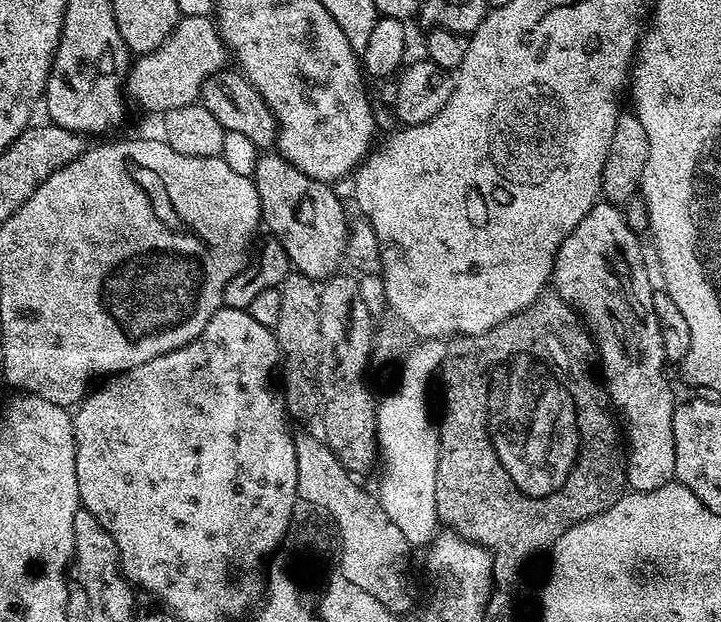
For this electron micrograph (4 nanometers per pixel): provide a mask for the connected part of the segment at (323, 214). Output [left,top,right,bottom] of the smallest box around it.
[254,154,349,282]

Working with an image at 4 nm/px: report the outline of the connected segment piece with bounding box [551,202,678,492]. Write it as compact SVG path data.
M597 202L562 242L556 255L556 265L552 268L551 283L558 295L582 317L595 343L611 403L622 417L626 429L628 488L634 492L649 492L673 483L676 474L674 410L678 400L672 397L672 388L664 377L666 361L662 350L662 334L652 301L654 285L648 281L648 268L644 265L640 240L638 233L626 226L624 213L617 205Z

